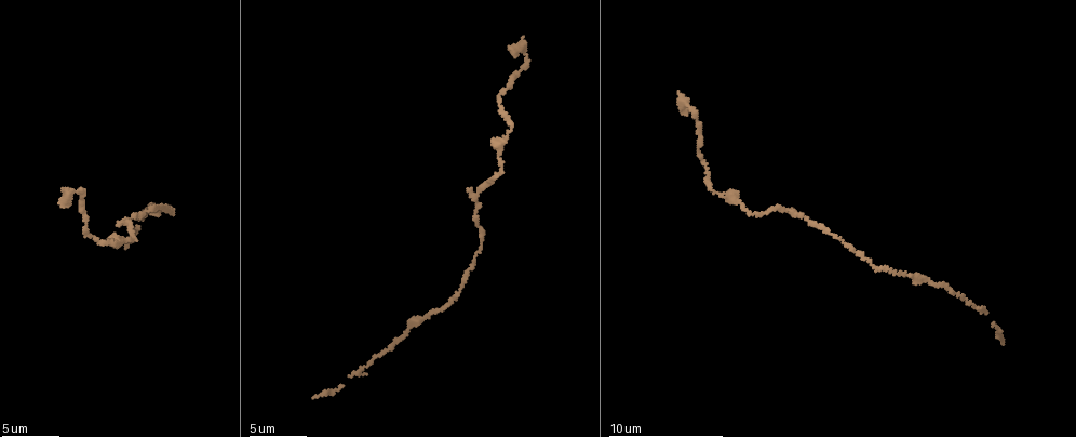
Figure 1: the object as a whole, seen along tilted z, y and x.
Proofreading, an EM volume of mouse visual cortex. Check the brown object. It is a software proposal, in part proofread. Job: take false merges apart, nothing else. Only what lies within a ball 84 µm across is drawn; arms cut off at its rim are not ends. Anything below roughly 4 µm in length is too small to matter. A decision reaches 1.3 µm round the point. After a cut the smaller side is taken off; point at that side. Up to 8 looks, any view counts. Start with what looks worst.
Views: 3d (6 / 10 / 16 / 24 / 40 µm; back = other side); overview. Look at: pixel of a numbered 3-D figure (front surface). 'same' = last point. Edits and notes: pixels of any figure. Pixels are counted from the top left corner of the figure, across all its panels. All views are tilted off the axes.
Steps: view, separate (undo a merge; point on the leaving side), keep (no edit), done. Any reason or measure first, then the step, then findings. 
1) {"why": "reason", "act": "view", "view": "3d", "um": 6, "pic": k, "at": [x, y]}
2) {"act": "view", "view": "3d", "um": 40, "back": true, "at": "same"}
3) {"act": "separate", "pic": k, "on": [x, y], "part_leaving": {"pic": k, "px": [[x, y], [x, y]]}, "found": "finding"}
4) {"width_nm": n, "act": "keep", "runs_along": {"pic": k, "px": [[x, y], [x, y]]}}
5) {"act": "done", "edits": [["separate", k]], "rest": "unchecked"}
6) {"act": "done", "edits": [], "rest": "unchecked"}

{"why": "sudden change in width", "act": "view", "view": "3d", "um": 6, "pic": 1, "at": [688, 105]}

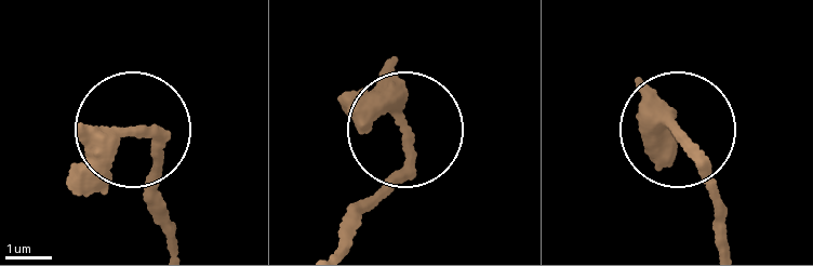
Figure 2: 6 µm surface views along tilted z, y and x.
{"act": "keep", "runs_along": {"pic": 2, "px": [[174, 243], [157, 146], [131, 134]]}, "found": "all the same cell"}

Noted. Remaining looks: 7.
{"act": "view", "view": "3d", "um": 16, "pic": 1, "at": [930, 284]}

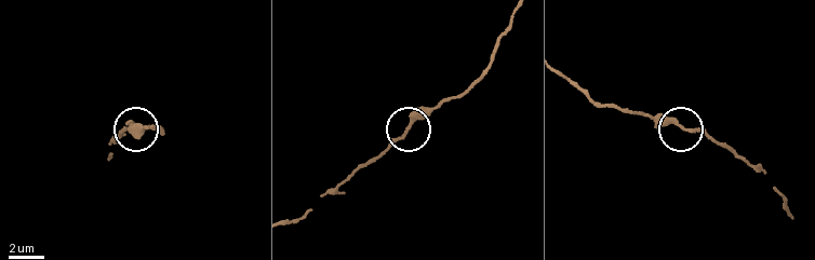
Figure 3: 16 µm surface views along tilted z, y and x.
{"why": "zoom in", "act": "view", "view": "3d", "um": 6, "pic": 3, "at": [677, 123]}

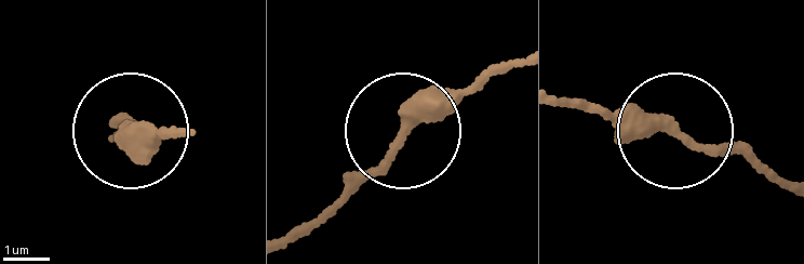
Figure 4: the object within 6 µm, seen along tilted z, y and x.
{"act": "keep", "runs_along": {"pic": 4, "px": [[563, 103], [647, 117], [778, 176]]}, "found": "all the same cell"}

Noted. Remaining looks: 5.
{"why": "a narrow waist", "act": "view", "view": "3d", "um": 10, "pic": 1, "at": [712, 193]}

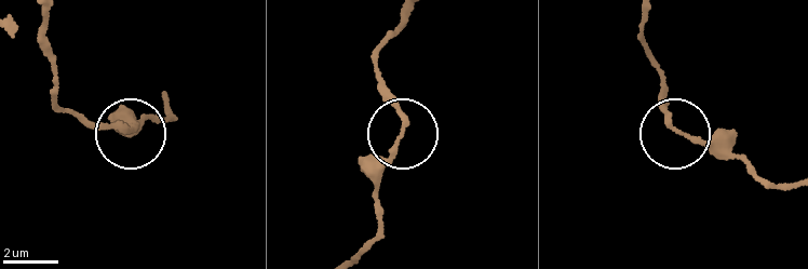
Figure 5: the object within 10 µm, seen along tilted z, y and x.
{"act": "keep", "found": "continuous, no second cell"}

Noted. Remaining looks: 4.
{"why": "sudden change in width", "act": "view", "view": "3d", "um": 6, "pic": 1, "at": [134, 217]}

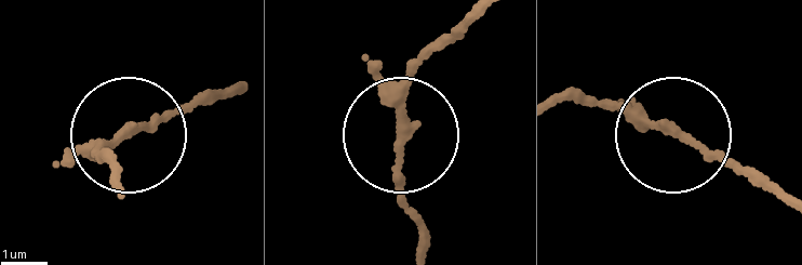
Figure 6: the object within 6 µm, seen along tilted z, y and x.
{"act": "view", "view": "3d", "um": 6, "back": true, "pic": 6, "at": [679, 132]}

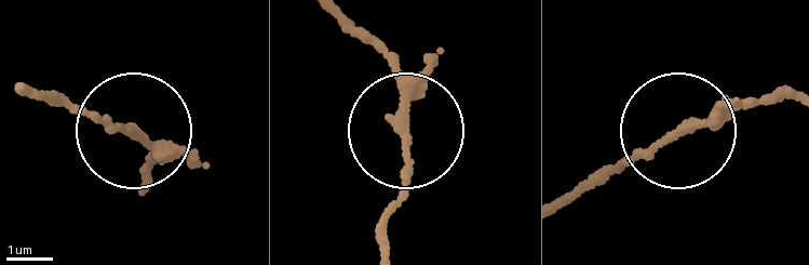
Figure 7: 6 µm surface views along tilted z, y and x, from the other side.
{"act": "keep", "runs_along": {"pic": 7, "px": [[604, 172], [671, 131], [779, 95]]}, "found": "all the same cell"}

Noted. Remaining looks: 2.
{"act": "done", "edits": [], "rest": "unchecked"}

